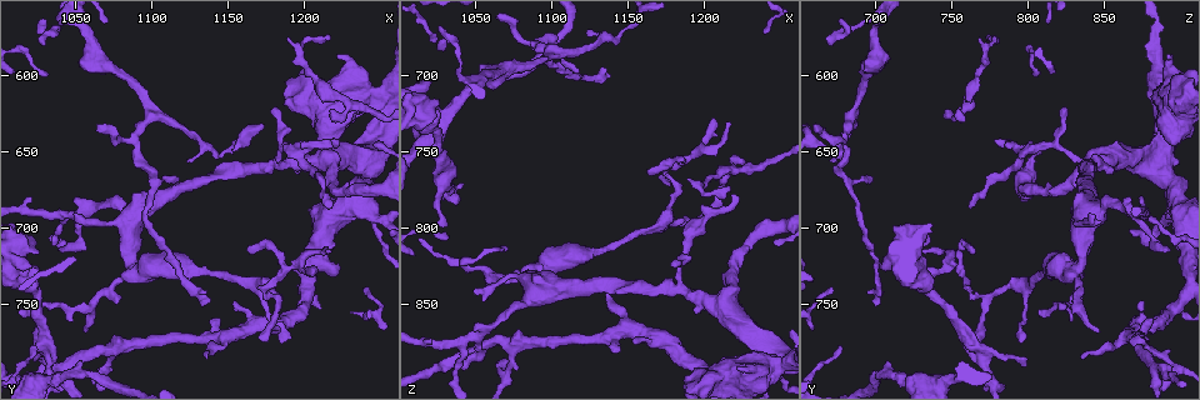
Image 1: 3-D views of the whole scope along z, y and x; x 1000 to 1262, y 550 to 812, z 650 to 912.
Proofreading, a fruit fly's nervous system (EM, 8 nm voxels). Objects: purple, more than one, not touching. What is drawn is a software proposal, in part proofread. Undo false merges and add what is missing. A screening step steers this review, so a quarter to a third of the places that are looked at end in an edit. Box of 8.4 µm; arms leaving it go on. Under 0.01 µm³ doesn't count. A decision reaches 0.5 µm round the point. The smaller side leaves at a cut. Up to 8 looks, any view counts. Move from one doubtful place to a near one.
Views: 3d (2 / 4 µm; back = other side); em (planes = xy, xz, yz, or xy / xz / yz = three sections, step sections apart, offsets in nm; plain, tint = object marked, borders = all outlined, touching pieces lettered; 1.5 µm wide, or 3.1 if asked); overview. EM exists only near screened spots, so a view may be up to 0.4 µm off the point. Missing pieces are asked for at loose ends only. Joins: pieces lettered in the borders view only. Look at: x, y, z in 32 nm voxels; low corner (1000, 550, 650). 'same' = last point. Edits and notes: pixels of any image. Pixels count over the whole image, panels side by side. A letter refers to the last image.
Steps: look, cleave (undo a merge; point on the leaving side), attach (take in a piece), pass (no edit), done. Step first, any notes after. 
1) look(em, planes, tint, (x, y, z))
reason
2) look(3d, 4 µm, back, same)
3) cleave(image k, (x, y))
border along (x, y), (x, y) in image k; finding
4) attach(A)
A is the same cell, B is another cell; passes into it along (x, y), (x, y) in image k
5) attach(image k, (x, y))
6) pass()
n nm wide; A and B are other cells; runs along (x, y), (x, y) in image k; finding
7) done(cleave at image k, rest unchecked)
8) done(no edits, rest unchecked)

look(em, xz, step 4, tint, (1148, 650, 668))
abrupt turn

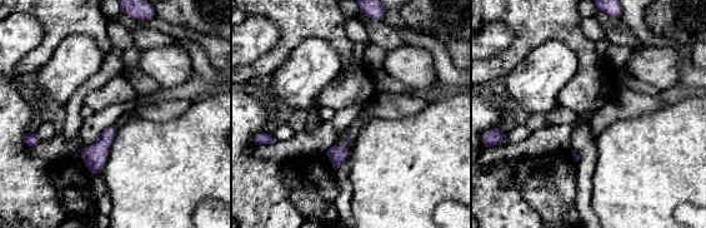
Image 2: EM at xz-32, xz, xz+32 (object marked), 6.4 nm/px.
look(em, planes, borders, same)

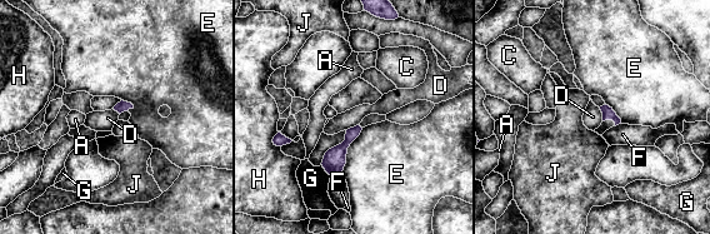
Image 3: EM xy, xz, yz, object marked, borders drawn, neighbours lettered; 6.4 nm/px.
pass()
70 nm wide; A, C, D, E, F, G, H and J are other cells; border along (359, 124), (346, 130) in image 3; all the same neuron

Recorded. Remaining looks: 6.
look(3d, 4 µm, back, (1218, 622, 756))
thin end

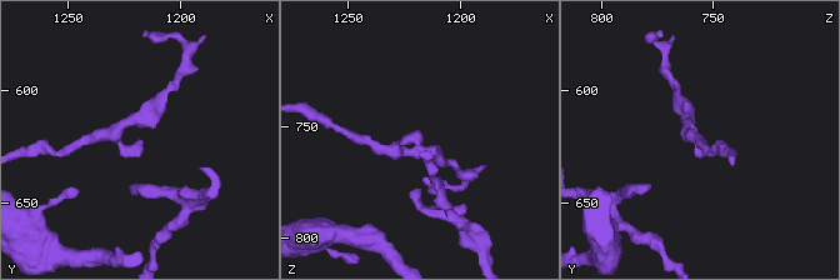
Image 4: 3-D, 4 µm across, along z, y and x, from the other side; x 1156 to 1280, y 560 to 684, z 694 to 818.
look(em, xy, step 4, borders, (1217, 623, 754))
arms of 170, 200 nm; shape alone is not enough

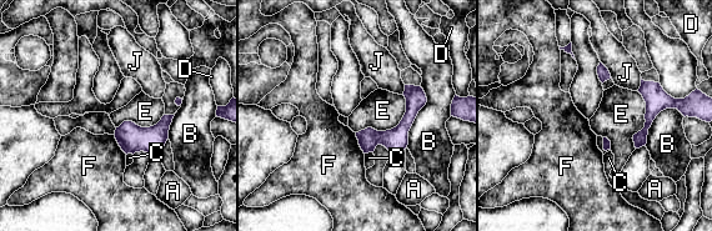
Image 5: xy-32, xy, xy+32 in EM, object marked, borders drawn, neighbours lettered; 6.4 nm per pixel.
look(em, planes, borders, same)
another direction

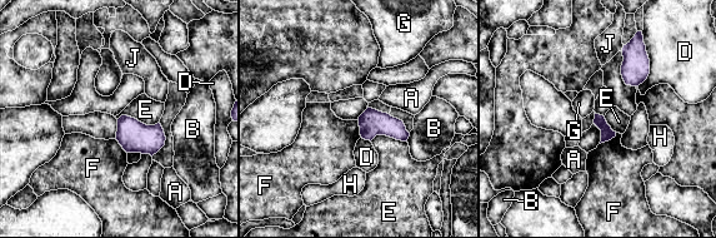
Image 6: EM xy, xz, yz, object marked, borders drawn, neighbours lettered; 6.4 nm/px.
pass()
90 nm wide; D touches over 280 nm; A, B, D, E, F, G, H and J are other cells; none of them fits

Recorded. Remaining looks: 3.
look(em, yz, step 8, borders, (1136, 784, 836))
thin end

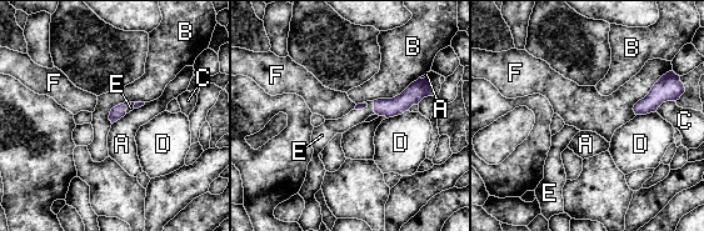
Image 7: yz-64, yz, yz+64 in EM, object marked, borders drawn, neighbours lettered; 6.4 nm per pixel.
attach(E)
E is the same cell, A, B, C, D and F are other cells; it goes on there

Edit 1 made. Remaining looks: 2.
done(attach at image 7, rest unchecked)

